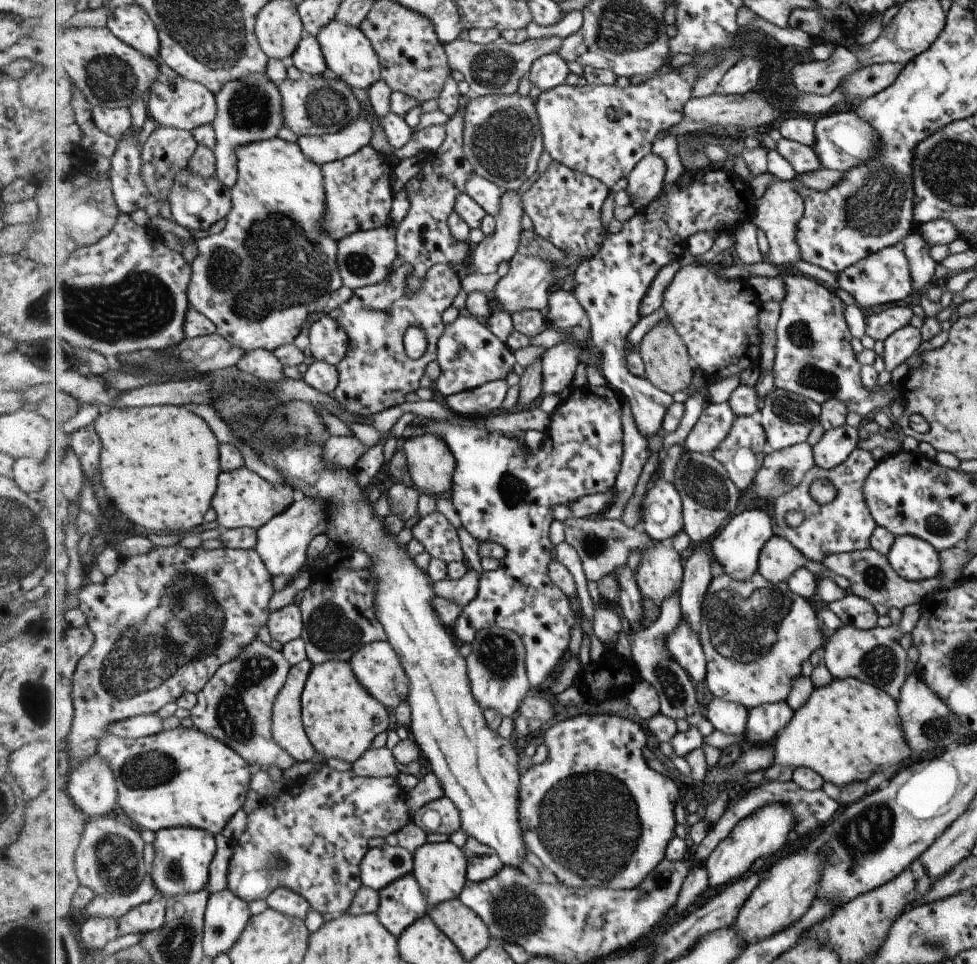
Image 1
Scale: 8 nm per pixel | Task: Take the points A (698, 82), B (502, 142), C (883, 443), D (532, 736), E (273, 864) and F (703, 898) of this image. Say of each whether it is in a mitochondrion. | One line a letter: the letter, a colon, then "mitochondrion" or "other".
A: other
B: mitochondrion
C: other
D: other
E: mitochondrion
F: other

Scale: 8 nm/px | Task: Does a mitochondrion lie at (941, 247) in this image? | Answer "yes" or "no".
no

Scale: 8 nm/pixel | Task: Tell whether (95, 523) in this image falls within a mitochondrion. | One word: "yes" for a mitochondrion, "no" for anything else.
no

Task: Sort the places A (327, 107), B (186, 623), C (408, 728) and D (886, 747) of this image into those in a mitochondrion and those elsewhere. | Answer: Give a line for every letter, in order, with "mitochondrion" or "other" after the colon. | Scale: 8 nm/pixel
A: mitochondrion
B: mitochondrion
C: other
D: other

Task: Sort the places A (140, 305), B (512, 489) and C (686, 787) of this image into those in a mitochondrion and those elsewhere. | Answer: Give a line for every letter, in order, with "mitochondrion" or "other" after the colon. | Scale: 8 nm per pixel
A: mitochondrion
B: mitochondrion
C: other

